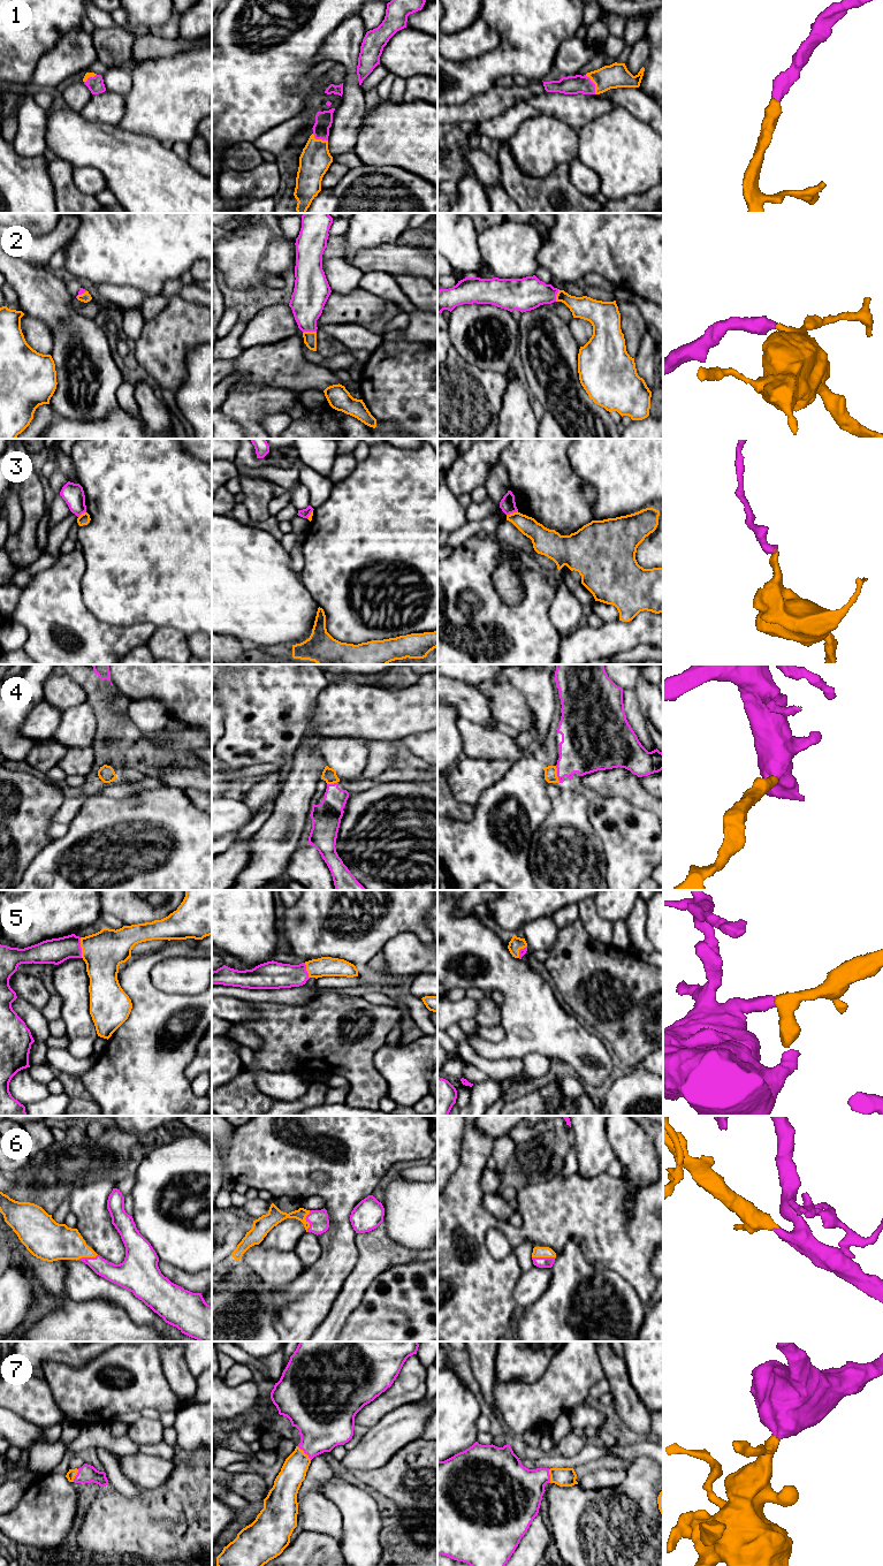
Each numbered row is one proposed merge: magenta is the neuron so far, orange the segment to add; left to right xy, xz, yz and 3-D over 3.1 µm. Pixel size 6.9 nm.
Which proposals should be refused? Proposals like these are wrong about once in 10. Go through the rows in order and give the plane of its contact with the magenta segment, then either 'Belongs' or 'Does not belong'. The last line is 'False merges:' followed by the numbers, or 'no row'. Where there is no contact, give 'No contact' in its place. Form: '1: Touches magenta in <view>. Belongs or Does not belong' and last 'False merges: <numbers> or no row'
1: Touches magenta in yz. Belongs
2: Touches magenta in xz. Belongs
3: Touches magenta in yz. Does not belong
4: Touches magenta in yz. Belongs
5: Touches magenta in xy. Belongs
6: Touches magenta in yz. Belongs
7: Touches magenta in xz. Belongs
False merges: 3

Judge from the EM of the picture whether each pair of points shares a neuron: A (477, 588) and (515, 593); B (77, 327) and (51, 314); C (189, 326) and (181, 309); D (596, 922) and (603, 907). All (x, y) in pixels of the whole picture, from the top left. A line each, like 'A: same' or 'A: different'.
A: different
B: same
C: same
D: different

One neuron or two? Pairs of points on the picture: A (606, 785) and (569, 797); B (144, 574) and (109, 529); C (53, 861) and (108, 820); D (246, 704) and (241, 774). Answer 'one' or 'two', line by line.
A: two
B: one
C: one
D: two

